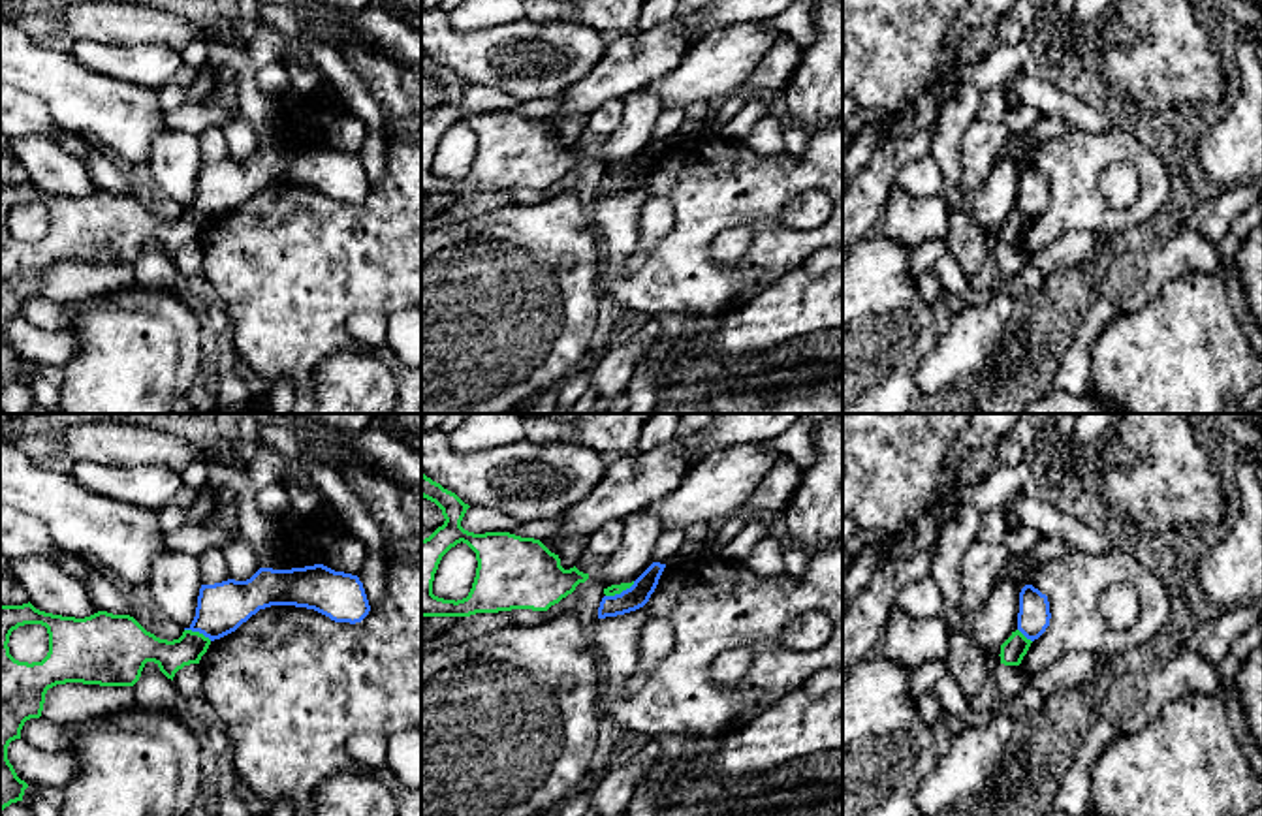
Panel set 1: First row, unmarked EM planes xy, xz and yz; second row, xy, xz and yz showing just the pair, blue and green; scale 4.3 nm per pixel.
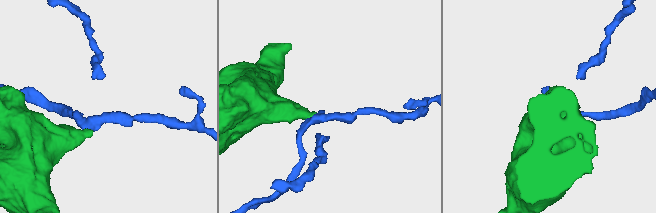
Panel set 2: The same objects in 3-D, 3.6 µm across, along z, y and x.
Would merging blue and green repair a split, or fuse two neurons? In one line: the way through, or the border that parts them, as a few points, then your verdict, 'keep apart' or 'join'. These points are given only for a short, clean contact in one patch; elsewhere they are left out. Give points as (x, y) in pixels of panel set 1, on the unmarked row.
along xz (634, 160), (619, 172), (606, 175) | keep apart

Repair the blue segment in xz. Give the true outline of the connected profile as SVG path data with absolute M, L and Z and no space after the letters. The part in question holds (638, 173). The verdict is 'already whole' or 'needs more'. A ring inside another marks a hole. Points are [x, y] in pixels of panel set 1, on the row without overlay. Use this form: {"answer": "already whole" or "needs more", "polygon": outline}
{"answer": "already whole", "polygon": "M653 141L630 167L615 175L604 175L598 186L598 197L617 196L643 186L655 171L666 143Z"}

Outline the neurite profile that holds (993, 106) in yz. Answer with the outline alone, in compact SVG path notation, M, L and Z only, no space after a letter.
M1001 85L982 92L982 102L976 111L976 118L1002 122L1008 111L1008 92L1012 90L1010 85Z

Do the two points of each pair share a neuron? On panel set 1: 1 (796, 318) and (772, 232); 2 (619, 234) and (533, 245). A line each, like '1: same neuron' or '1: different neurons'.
1: different neurons
2: different neurons

